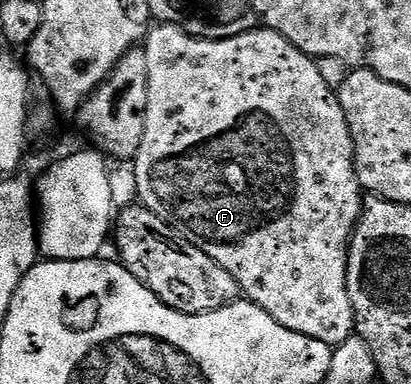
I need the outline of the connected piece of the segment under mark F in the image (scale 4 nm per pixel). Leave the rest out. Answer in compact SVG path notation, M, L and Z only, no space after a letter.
M157 24L145 35L143 49L147 56L147 128L143 128L143 144L139 144L139 152L132 163L132 166L134 165L133 174L137 177L137 194L141 197L138 198L140 205L145 206L151 212L155 212L155 216L163 219L172 230L179 232L187 240L191 240L191 244L195 244L195 248L207 252L207 256L211 256L211 260L215 260L215 264L219 264L219 268L226 270L237 281L238 291L248 301L254 302L259 308L263 308L263 312L267 312L279 324L283 324L283 328L291 328L291 332L299 332L311 340L319 340L323 344L334 348L342 346L346 340L354 337L355 334L351 296L347 292L347 260L349 259L349 242L353 239L353 230L361 219L363 191L355 172L353 141L351 140L351 132L347 128L347 116L343 112L341 101L337 98L337 91L329 87L327 80L323 80L323 76L319 76L319 68L314 59L304 54L299 48L295 48L295 44L291 44L283 36L275 33L274 30L252 30L234 38L196 38L185 30L181 30L178 26Z

